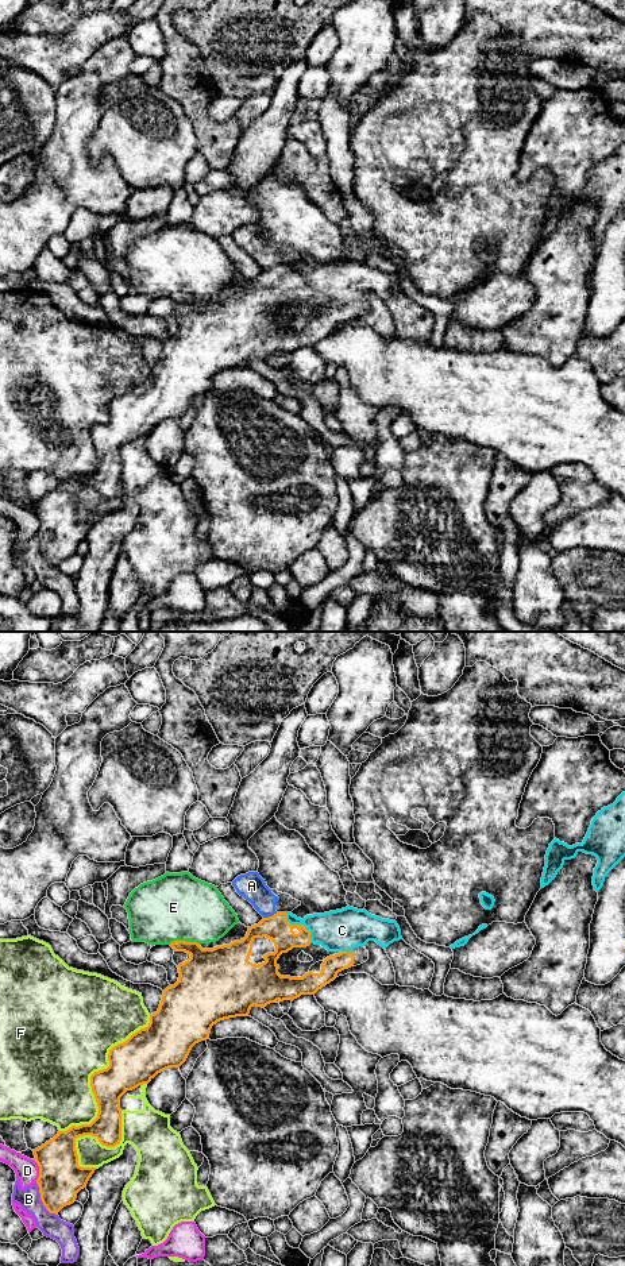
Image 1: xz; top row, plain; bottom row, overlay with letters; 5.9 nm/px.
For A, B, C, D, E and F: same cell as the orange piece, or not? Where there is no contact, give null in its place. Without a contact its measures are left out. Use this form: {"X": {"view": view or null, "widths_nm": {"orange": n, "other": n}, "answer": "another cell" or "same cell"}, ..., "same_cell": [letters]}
{"A": {"view": "xz", "widths_nm": {"orange": 150, "other": 160}, "answer": "another cell"}, "B": {"view": "xz", "widths_nm": {"orange": 260, "other": 140}, "answer": "another cell"}, "C": {"view": "xz", "widths_nm": {"orange": 150, "other": 240}, "answer": "same cell"}, "D": {"view": "xz", "widths_nm": {"orange": 260, "other": 140}, "answer": "another cell"}, "E": {"view": "xz", "widths_nm": {"orange": 300, "other": 400}, "answer": "another cell"}, "F": {"view": "xz", "widths_nm": {"orange": 280, "other": 500}, "answer": "another cell"}, "same_cell": ["C"]}

